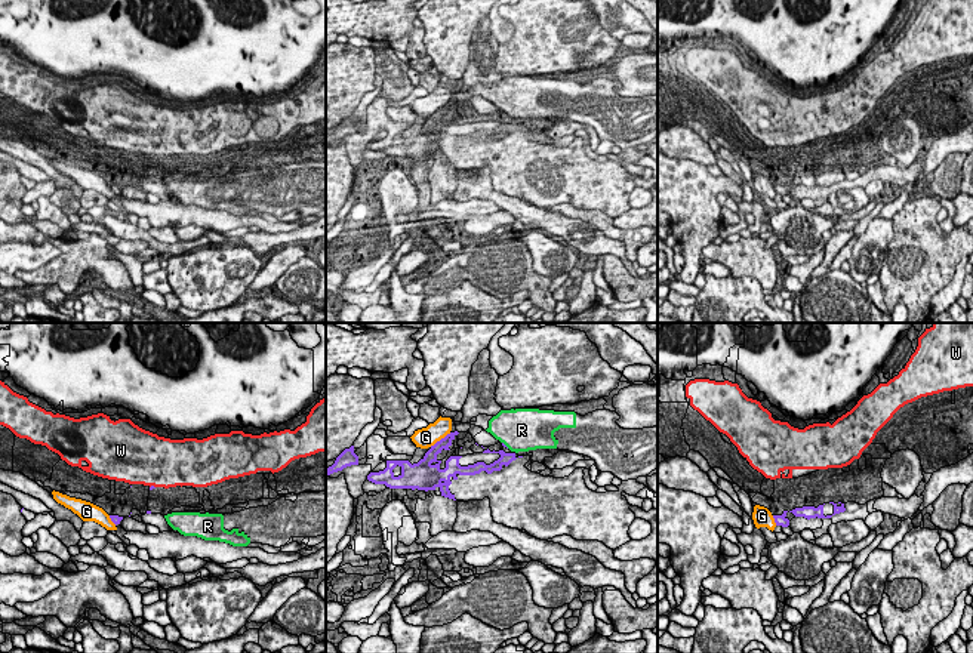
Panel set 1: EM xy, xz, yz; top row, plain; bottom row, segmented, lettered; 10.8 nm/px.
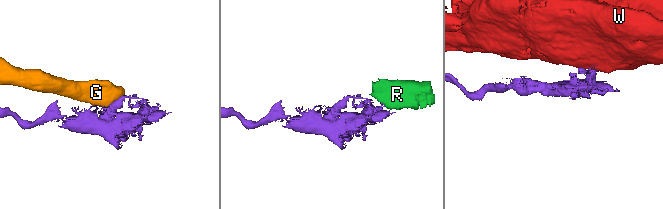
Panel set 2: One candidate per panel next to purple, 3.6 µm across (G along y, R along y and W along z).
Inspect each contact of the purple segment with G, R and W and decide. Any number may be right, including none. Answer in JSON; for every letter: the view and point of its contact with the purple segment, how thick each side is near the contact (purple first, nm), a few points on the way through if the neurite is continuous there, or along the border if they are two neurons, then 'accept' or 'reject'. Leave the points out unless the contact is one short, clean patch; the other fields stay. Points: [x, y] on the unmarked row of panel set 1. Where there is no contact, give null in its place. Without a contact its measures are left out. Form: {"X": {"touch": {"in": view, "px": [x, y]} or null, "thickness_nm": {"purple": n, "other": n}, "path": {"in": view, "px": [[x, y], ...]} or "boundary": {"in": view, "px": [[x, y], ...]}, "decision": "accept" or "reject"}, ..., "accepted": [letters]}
{"G": {"touch": {"in": "xz", "px": [442, 107]}, "thickness_nm": {"purple": 130, "other": 220}, "boundary": {"in": "xz", "px": [[450, 101], [430, 114]]}, "decision": "reject"}, "R": {"touch": {"in": "xz", "px": [504, 113]}, "thickness_nm": {"purple": 30, "other": 480}, "boundary": {"in": "xz", "px": [[502, 110], [508, 116]]}, "decision": "reject"}, "W": {"touch": {"in": "xy", "px": [151, 154]}, "thickness_nm": {"purple": 50, "other": 480}, "decision": "reject"}, "accepted": []}

